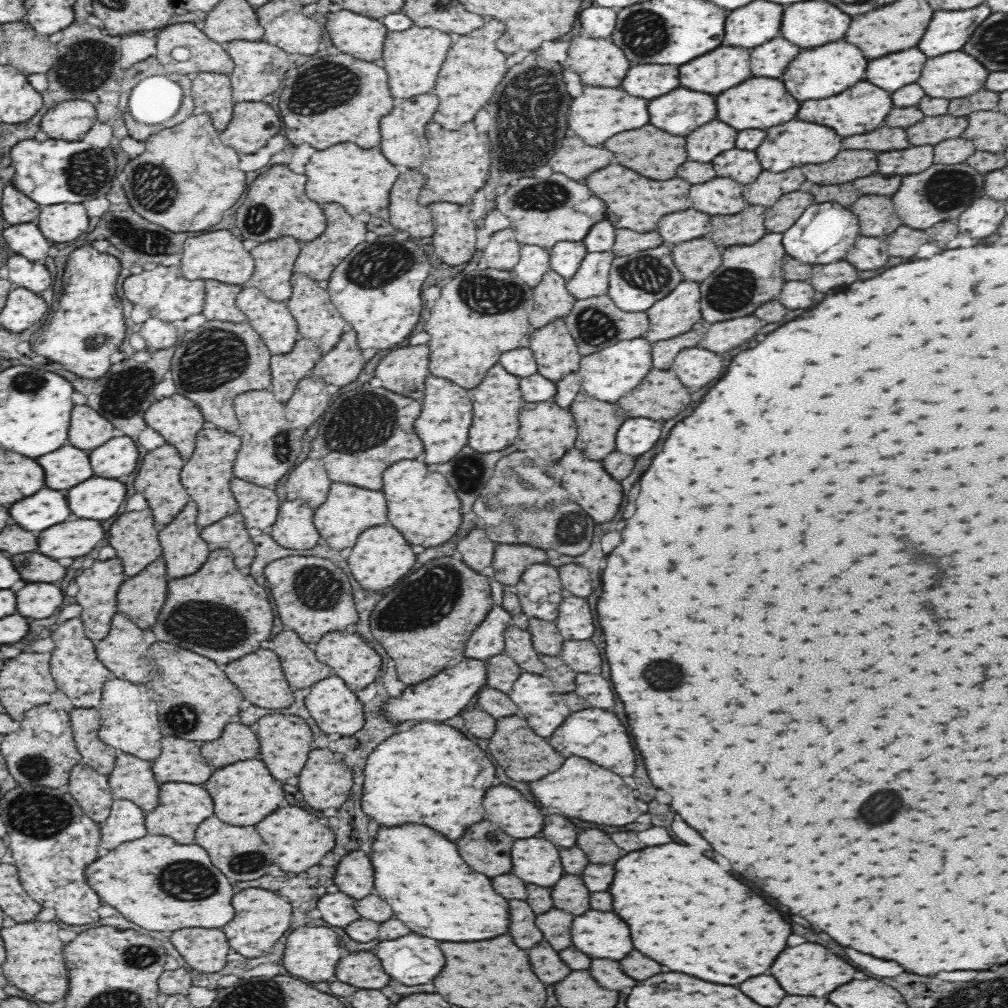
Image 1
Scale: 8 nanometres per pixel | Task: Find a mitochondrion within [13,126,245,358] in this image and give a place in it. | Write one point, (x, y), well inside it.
(153, 188)

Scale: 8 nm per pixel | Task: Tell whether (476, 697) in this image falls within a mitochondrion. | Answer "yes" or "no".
no

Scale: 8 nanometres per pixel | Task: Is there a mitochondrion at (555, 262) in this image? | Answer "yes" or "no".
no

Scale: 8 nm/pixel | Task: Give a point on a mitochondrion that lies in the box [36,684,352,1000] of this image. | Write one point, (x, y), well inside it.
(189, 875)

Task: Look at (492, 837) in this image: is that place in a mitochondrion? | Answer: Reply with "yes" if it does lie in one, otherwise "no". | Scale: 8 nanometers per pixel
yes

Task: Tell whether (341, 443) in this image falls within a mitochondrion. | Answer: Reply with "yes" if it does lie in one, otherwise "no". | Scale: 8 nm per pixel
yes

